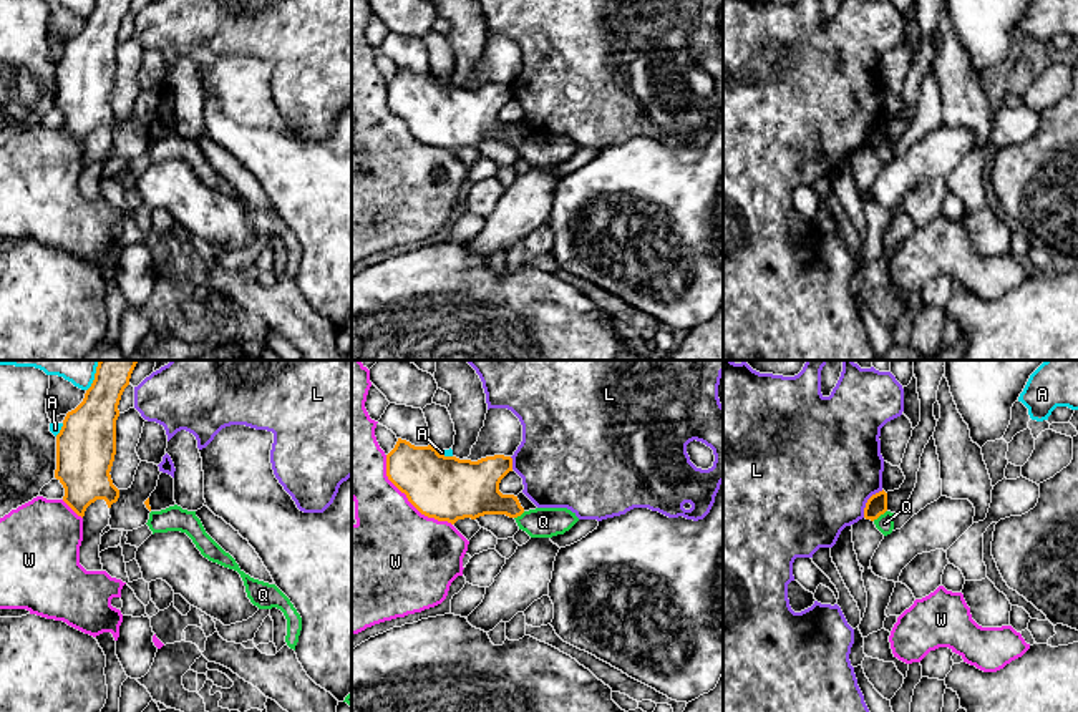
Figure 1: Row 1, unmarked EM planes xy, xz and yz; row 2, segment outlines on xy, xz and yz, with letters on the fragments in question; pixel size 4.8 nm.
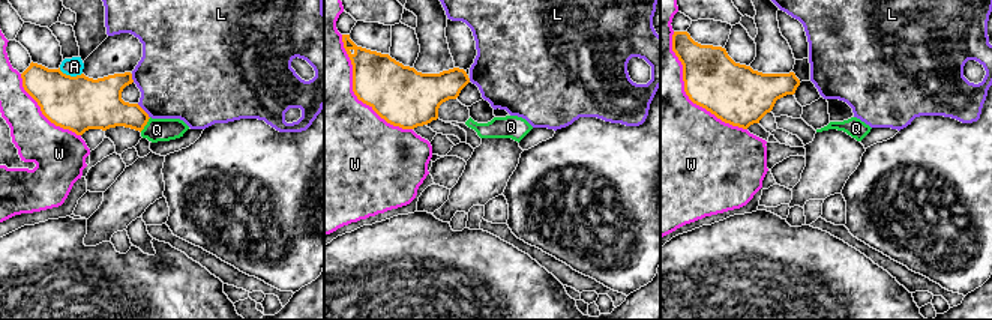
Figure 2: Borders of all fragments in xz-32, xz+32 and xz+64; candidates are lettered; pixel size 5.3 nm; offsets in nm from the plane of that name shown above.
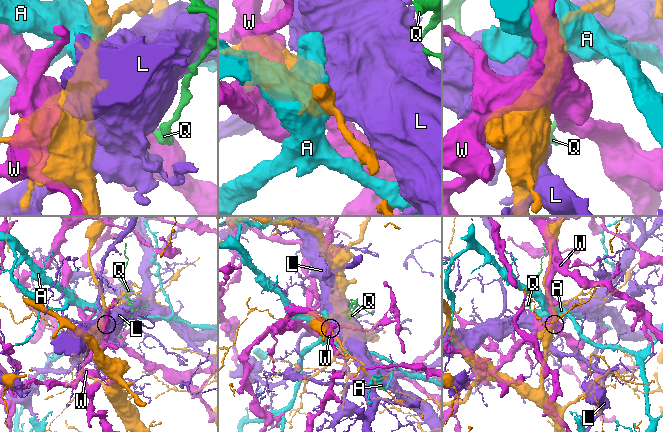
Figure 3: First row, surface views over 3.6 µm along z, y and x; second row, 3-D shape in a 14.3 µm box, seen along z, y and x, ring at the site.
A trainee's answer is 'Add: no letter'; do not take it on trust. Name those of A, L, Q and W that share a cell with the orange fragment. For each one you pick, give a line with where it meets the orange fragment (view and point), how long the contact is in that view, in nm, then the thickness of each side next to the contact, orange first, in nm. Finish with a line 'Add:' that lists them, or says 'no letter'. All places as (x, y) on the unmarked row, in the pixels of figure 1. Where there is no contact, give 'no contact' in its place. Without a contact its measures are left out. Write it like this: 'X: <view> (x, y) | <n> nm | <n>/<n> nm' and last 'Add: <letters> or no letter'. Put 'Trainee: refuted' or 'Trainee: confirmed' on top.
Trainee: confirmed
Add: no letter

